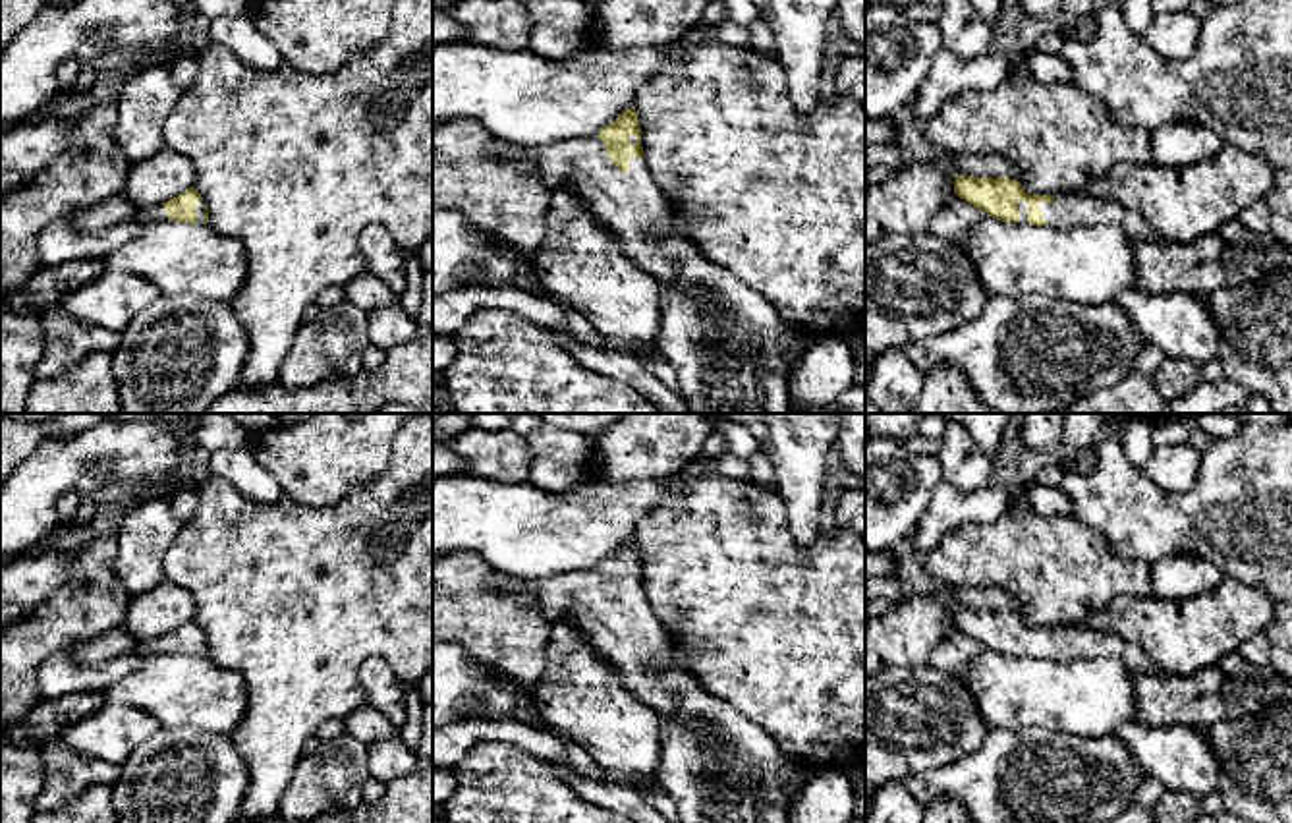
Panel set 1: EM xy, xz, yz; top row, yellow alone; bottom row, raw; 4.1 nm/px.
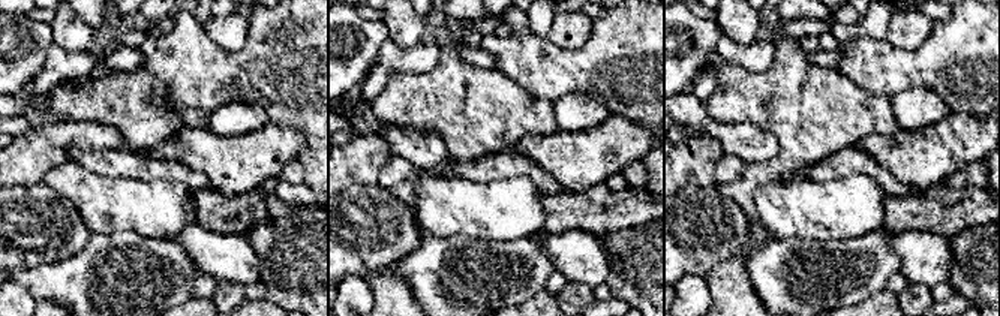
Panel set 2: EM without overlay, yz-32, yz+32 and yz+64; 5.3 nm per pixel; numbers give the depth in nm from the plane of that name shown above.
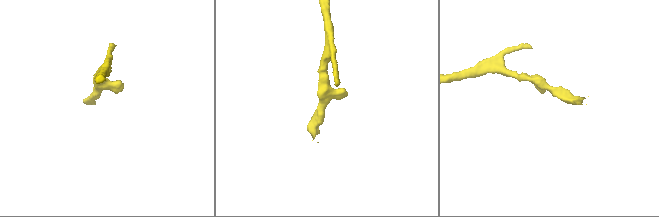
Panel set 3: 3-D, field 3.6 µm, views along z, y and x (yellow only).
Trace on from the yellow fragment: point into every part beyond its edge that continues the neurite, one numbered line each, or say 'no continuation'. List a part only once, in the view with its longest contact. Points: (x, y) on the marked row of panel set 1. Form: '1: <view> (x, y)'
1: xz (730, 348)

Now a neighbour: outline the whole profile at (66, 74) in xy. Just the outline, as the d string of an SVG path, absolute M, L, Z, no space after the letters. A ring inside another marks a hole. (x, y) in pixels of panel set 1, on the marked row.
M70 58L56 68L56 79L60 83L62 93L71 93L71 89L75 87L79 70L81 70L81 62L77 58Z

